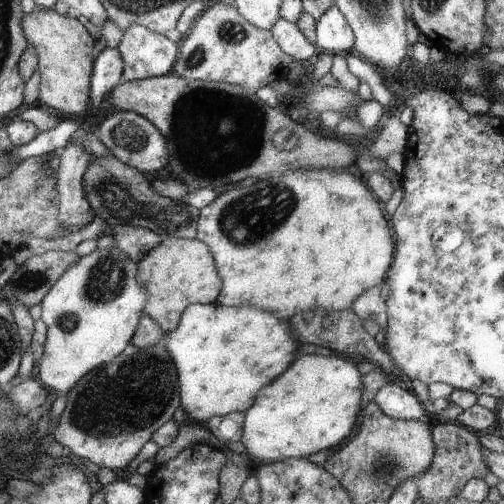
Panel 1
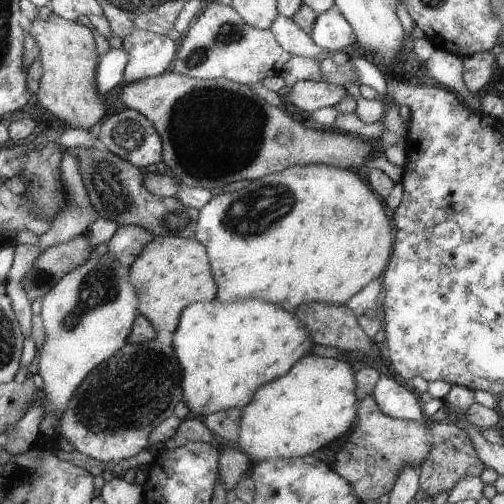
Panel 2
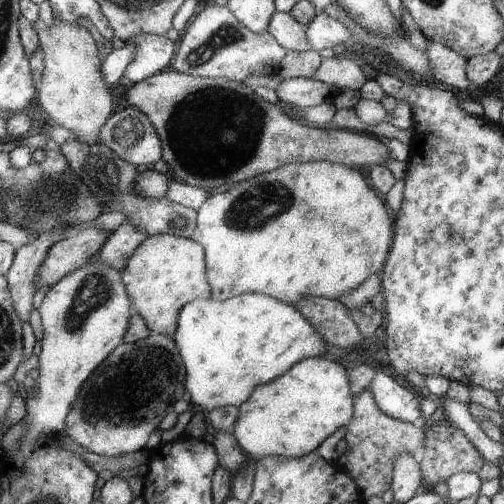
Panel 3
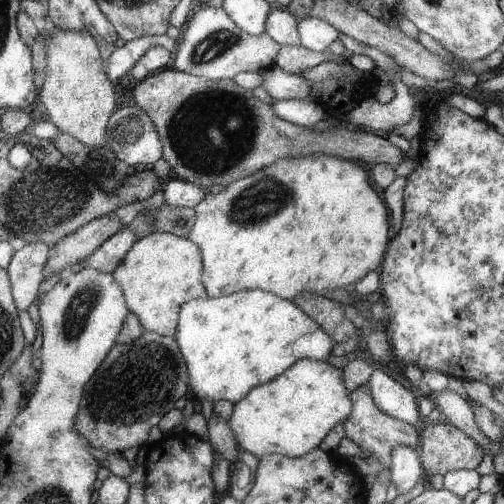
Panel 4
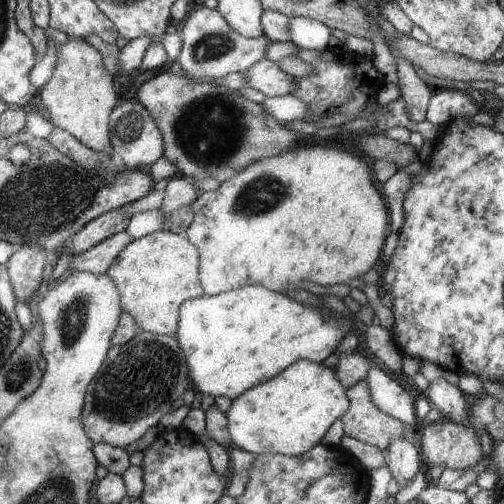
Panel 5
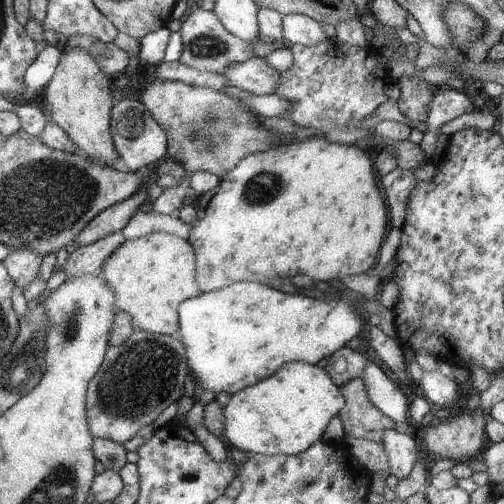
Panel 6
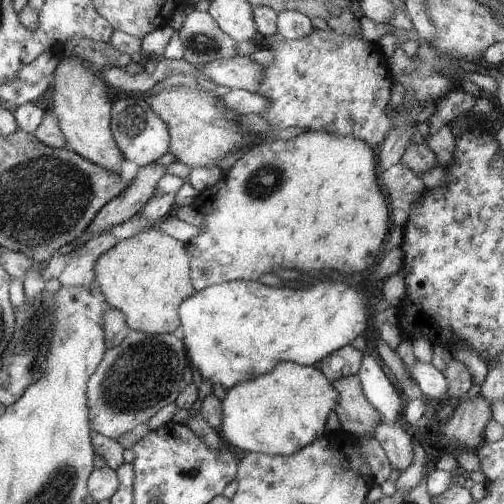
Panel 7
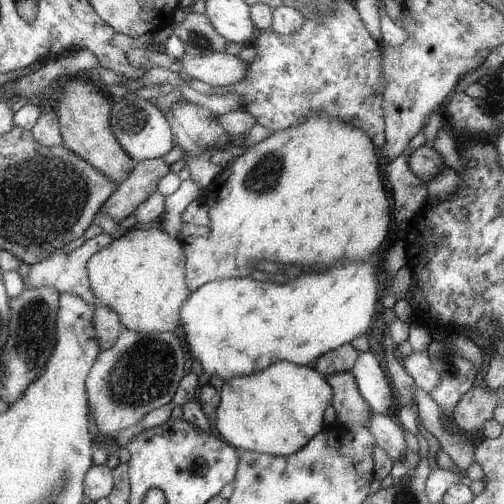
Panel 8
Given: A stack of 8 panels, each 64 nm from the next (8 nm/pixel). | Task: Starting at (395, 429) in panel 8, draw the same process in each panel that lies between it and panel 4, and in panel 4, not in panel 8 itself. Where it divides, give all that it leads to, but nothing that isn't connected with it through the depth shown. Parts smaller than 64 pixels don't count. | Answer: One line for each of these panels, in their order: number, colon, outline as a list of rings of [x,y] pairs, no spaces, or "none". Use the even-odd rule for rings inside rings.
4: [[[393,446],[389,474],[391,474],[391,482],[397,488],[397,494],[405,494],[415,486],[419,478],[425,478],[425,470],[419,462],[417,450],[409,446]]]
5: [[[391,438],[387,452],[387,470],[391,472],[391,478],[401,486],[409,484],[419,468],[419,452],[413,446],[413,442],[405,438]]]
6: [[[387,430],[383,432],[381,440],[383,450],[387,452],[387,462],[389,462],[389,474],[397,476],[397,480],[405,478],[409,470],[415,464],[415,458],[419,458],[413,434],[401,434],[399,430]]]
7: [[[379,422],[375,428],[375,434],[373,434],[373,440],[379,442],[379,446],[383,448],[385,456],[393,468],[397,468],[401,472],[405,468],[409,468],[409,464],[413,460],[413,452],[411,452],[413,436],[403,424]]]

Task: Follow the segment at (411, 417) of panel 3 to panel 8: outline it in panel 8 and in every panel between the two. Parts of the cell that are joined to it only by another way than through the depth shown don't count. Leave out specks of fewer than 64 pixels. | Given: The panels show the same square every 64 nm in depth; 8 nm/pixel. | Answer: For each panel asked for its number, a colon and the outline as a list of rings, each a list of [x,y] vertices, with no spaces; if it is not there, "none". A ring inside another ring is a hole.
4: [[[373,370],[367,386],[371,388],[371,396],[373,402],[377,404],[377,408],[405,424],[411,426],[419,426],[419,430],[425,428],[425,420],[421,420],[419,410],[417,410],[417,402],[415,396],[411,394],[411,390],[405,390],[399,382],[395,382],[391,376],[387,376],[381,370]]]
5: [[[371,366],[365,376],[365,382],[369,384],[373,404],[381,412],[385,412],[387,416],[391,416],[407,426],[423,426],[423,422],[419,422],[419,418],[415,416],[415,410],[413,410],[415,400],[393,378],[389,378],[387,374],[383,374],[381,370]]]
6: [[[369,362],[363,368],[361,380],[365,382],[365,390],[373,406],[395,422],[395,430],[399,430],[401,434],[411,434],[413,428],[407,416],[409,402],[407,396],[399,390],[399,386],[393,384],[377,364],[369,364]]]
7: [[[363,354],[359,372],[355,376],[361,380],[363,394],[373,404],[373,408],[379,412],[381,422],[401,424],[399,416],[403,410],[405,398],[401,396],[399,388],[387,380],[387,376],[383,374],[377,360]]]
8: [[[359,352],[353,368],[349,370],[357,382],[359,394],[369,404],[373,414],[387,416],[387,410],[391,408],[395,412],[395,400],[391,384],[387,382],[385,374],[379,368],[379,362],[375,360],[373,352]]]

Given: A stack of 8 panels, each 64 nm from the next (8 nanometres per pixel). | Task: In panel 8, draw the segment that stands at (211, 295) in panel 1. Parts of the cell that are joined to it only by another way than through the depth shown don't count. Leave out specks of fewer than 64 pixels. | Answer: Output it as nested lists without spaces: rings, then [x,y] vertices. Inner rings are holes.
[[[135,226],[125,230],[121,238],[93,254],[93,258],[87,262],[87,276],[93,296],[97,298],[97,306],[93,310],[93,330],[101,352],[115,344],[123,328],[139,334],[171,334],[181,324],[179,312],[191,294],[185,282],[185,252],[181,242],[165,234],[161,228]]]

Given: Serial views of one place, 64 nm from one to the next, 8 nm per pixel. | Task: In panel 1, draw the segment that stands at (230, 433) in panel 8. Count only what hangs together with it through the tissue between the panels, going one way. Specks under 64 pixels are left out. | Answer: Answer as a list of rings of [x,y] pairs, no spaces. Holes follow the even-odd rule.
[[[339,354],[335,356],[299,356],[281,378],[275,378],[265,386],[253,406],[243,412],[241,424],[241,444],[245,446],[247,460],[251,464],[267,464],[285,458],[309,458],[311,454],[327,448],[335,448],[341,440],[347,440],[351,428],[355,426],[357,412],[359,412],[359,396],[361,396],[361,382],[357,368],[343,360]]]

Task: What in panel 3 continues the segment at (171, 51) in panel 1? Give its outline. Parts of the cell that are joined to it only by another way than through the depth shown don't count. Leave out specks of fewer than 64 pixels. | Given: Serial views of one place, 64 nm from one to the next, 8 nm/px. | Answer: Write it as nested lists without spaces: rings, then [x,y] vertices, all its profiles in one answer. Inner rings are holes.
[[[143,34],[131,42],[137,46],[137,54],[123,74],[131,80],[131,84],[137,84],[161,70],[169,70],[169,64],[175,56],[175,44],[169,38]]]

